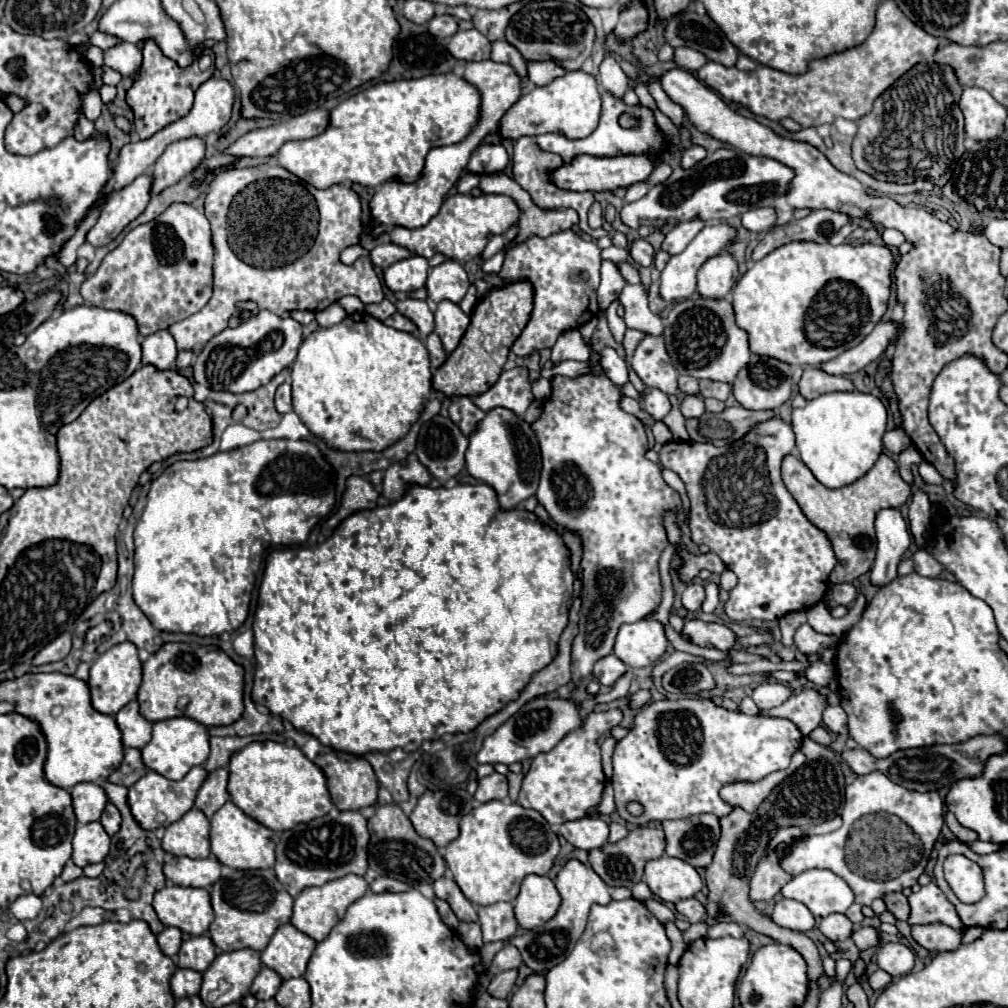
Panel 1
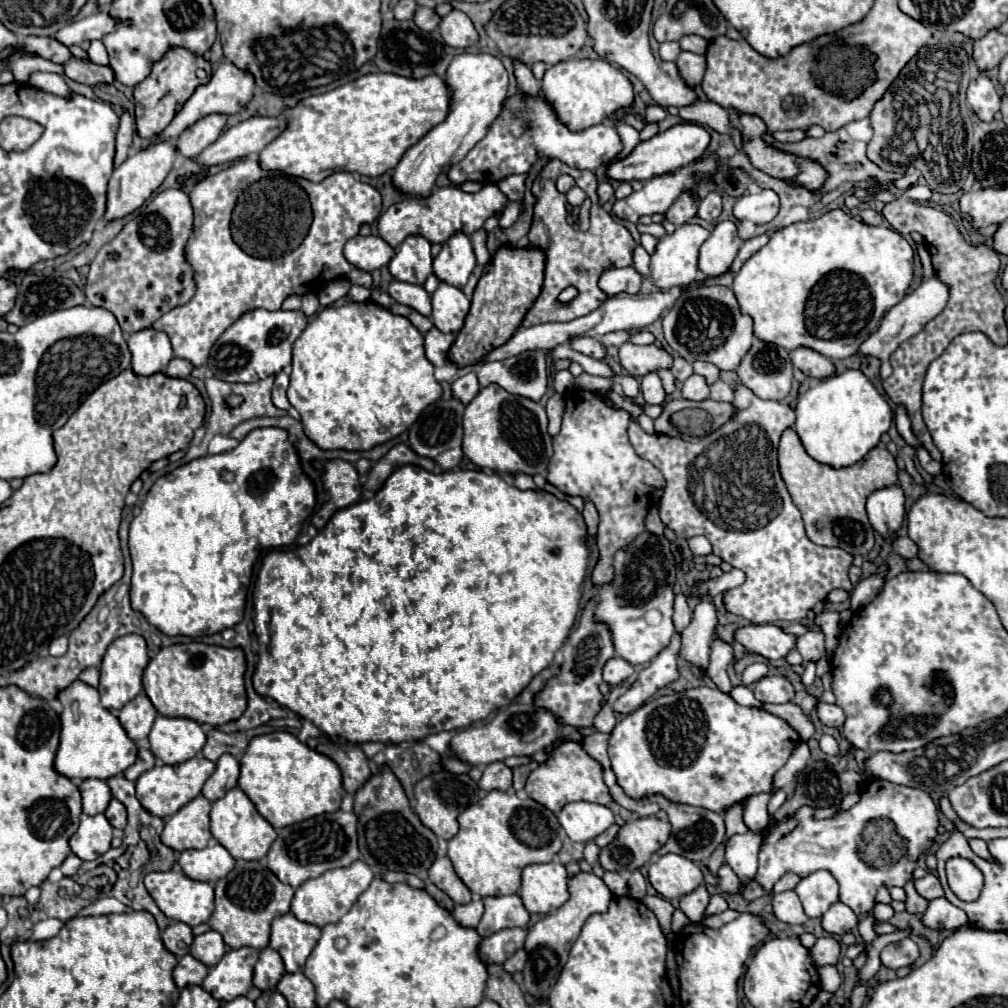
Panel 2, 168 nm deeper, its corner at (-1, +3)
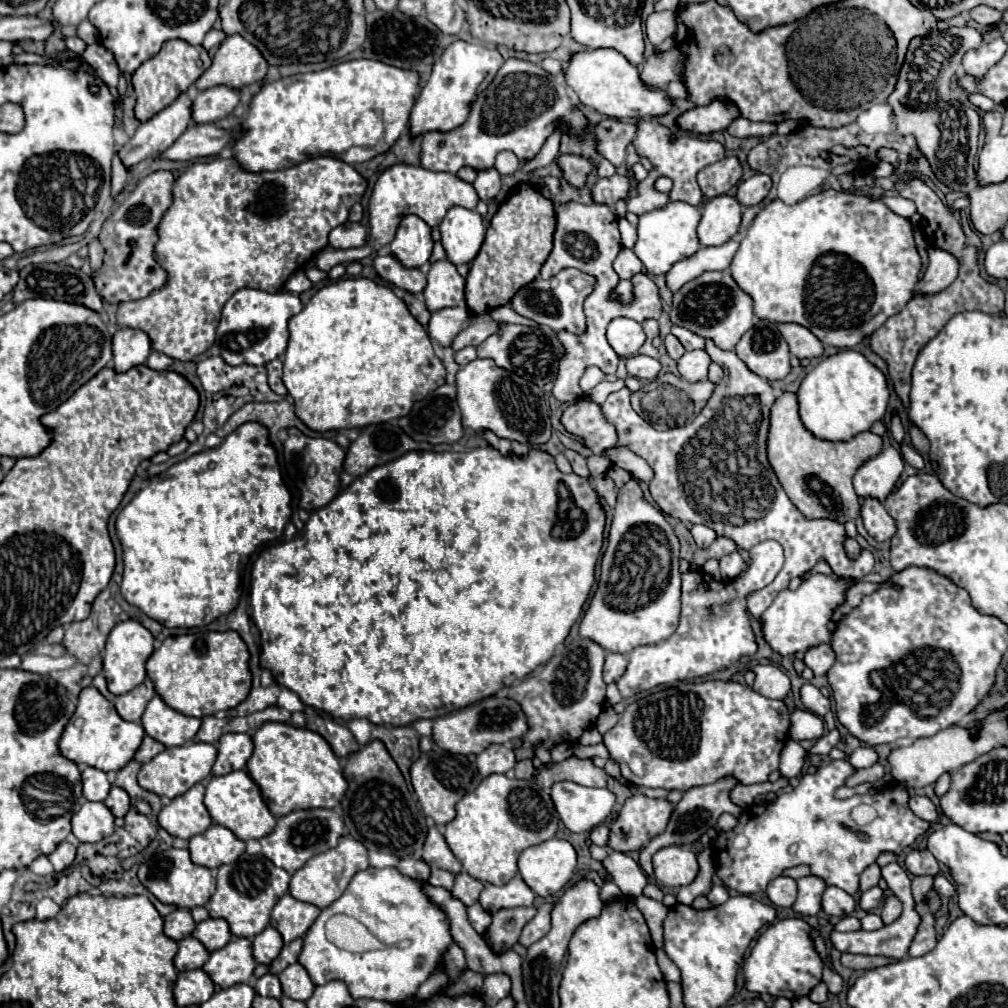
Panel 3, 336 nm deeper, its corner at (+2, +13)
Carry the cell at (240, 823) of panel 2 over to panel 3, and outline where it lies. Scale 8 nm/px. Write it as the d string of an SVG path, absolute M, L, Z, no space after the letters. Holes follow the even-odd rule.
M246 769L228 773L228 775L214 775L206 785L204 801L206 801L206 809L208 809L210 817L216 823L232 829L234 835L242 841L260 839L260 837L268 835L276 825L276 817L270 813L268 805L264 803L260 787L256 785L256 781L250 777L250 773Z

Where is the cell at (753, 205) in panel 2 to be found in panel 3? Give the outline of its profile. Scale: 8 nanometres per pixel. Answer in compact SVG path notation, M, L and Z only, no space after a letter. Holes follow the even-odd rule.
M756 173L750 179L740 181L738 191L736 191L736 199L748 207L748 205L758 205L770 191L772 187L772 179L764 173Z

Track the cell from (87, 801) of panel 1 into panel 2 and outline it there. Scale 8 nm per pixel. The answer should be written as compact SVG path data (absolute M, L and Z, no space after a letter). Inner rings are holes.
M85 779L79 785L81 797L83 797L83 813L85 815L99 815L105 813L109 801L111 801L111 789L101 779Z

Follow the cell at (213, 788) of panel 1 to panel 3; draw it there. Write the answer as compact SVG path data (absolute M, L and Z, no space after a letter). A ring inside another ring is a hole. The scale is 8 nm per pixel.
M226 733L218 743L218 759L212 767L212 775L226 775L244 769L254 751L252 737L248 733Z

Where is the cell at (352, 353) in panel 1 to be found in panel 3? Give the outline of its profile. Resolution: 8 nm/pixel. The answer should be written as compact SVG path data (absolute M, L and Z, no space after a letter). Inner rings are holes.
M348 277L316 291L308 305L288 321L290 341L282 357L282 381L294 399L298 419L312 431L360 429L404 417L416 401L444 385L444 365L436 357L428 331L418 325L406 303L386 285Z

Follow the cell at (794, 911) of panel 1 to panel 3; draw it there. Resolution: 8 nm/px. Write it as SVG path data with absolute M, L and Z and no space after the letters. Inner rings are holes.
M776 877L770 881L766 895L778 907L792 907L796 901L796 881L792 877Z

